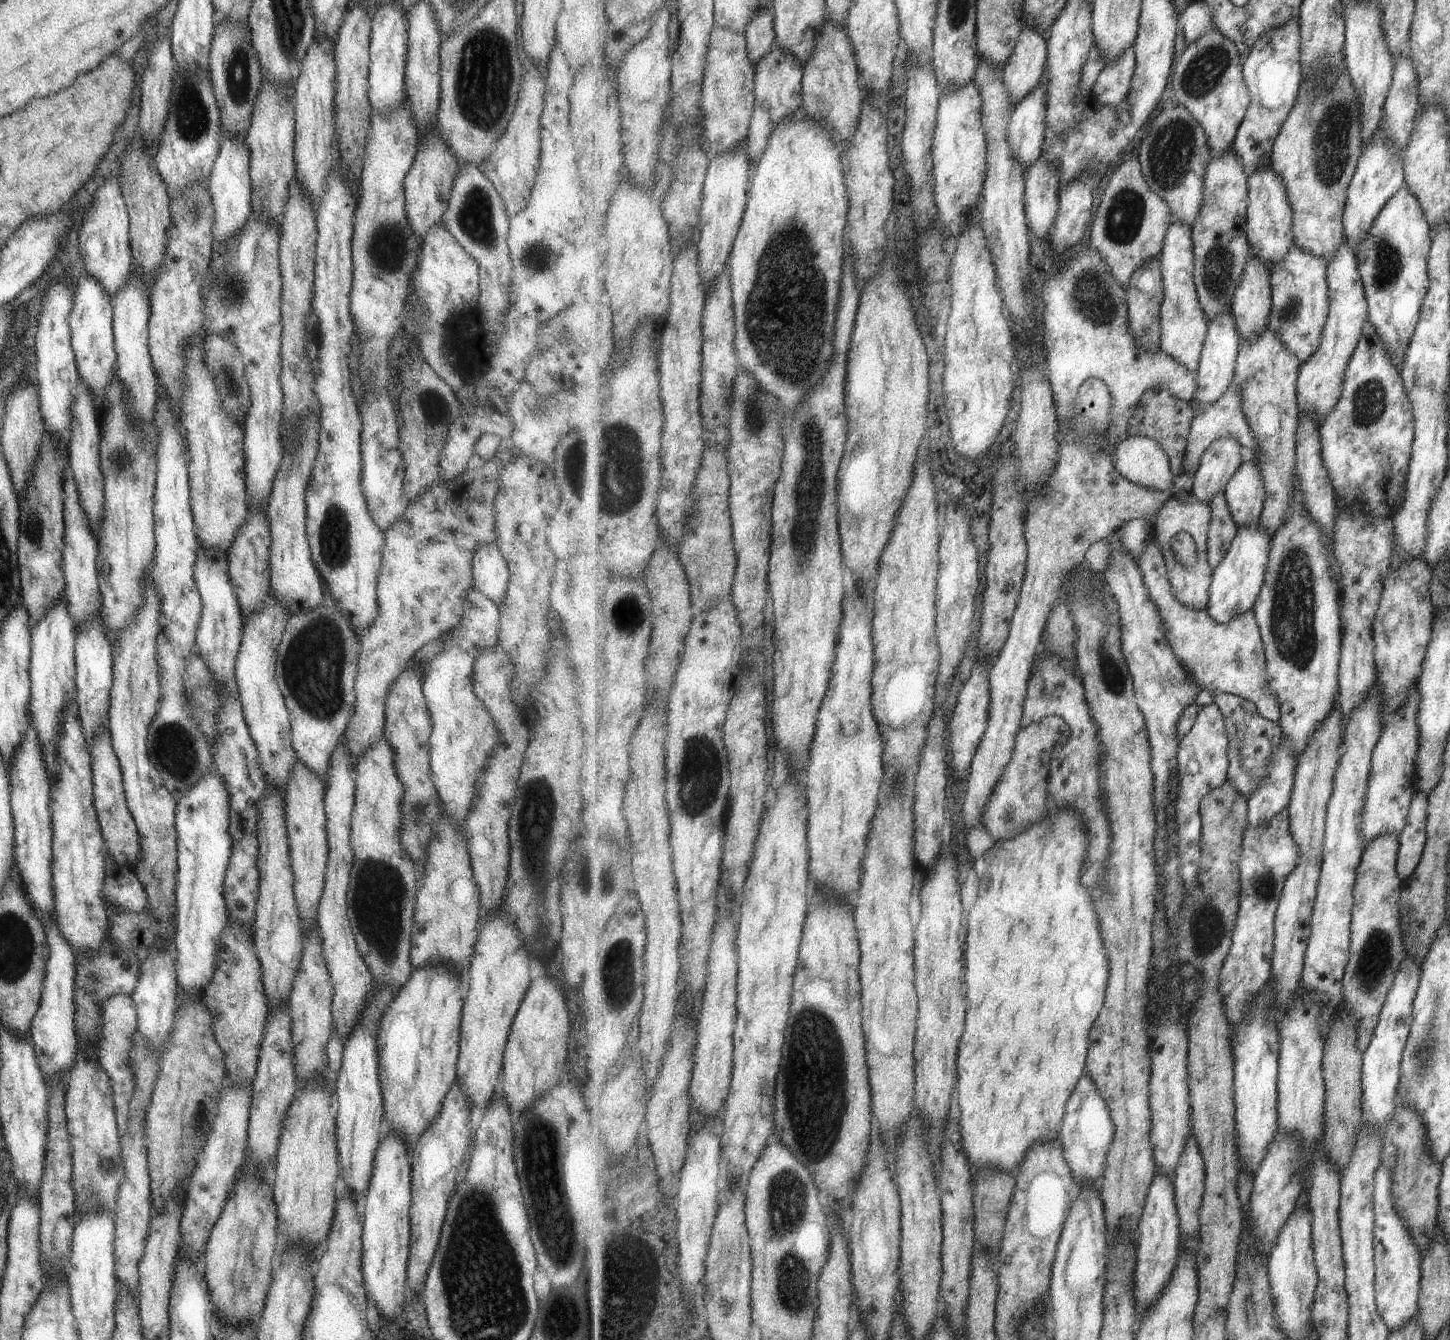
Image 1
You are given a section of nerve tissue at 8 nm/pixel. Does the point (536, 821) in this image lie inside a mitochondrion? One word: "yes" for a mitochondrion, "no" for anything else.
yes

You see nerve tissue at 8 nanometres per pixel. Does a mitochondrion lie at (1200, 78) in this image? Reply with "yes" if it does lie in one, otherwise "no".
yes

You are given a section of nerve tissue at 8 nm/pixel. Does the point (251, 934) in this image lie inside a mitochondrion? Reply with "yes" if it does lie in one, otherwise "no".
no

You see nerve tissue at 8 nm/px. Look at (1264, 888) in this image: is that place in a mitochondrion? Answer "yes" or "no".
yes

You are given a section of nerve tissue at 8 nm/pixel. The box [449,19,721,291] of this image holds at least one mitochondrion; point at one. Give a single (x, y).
(484, 79)

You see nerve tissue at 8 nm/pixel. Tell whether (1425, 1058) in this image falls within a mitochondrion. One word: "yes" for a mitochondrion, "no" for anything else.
yes

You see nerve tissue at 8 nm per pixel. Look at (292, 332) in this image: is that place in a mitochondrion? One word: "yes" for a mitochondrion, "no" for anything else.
no

